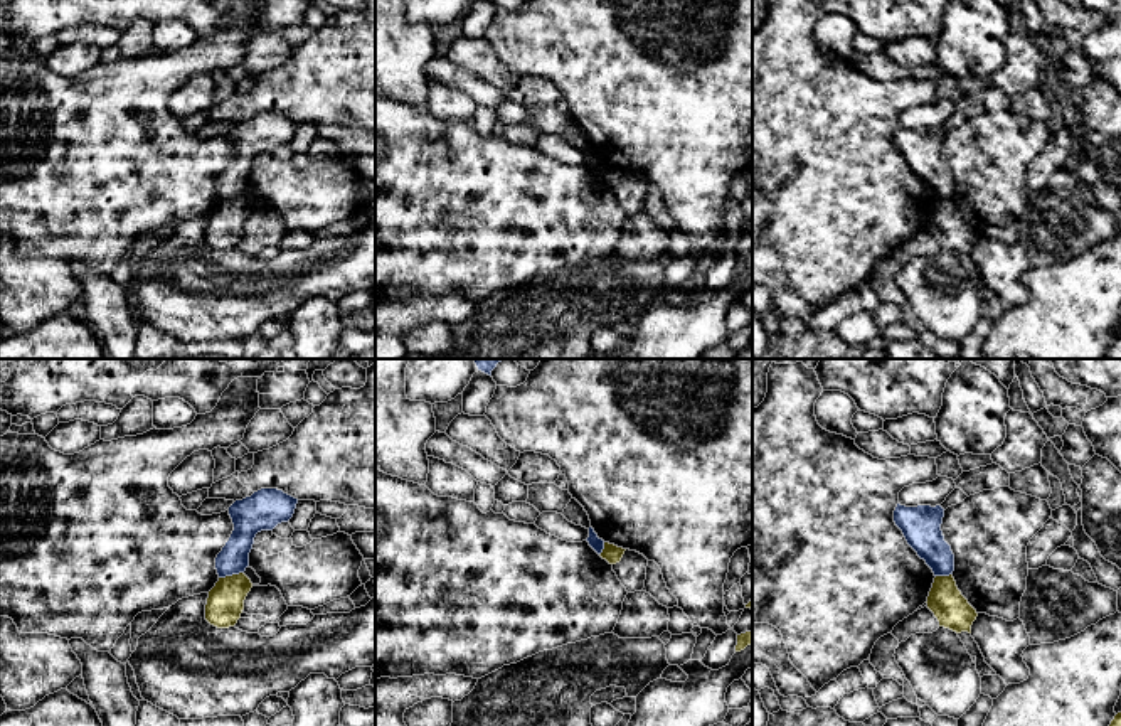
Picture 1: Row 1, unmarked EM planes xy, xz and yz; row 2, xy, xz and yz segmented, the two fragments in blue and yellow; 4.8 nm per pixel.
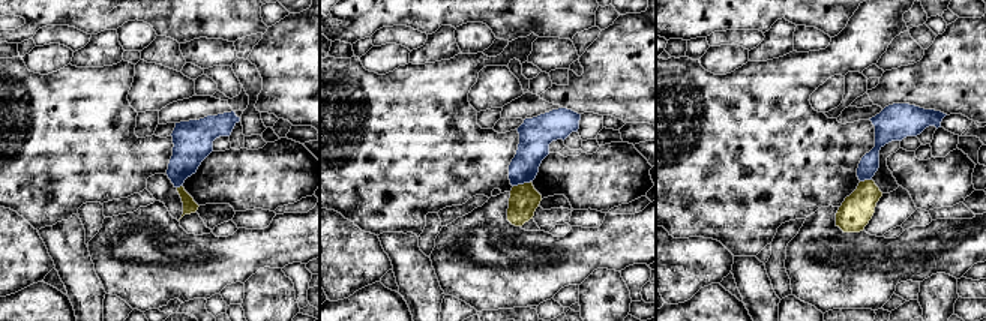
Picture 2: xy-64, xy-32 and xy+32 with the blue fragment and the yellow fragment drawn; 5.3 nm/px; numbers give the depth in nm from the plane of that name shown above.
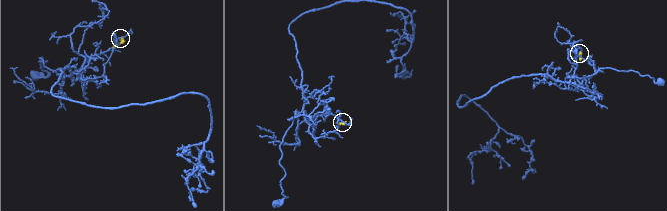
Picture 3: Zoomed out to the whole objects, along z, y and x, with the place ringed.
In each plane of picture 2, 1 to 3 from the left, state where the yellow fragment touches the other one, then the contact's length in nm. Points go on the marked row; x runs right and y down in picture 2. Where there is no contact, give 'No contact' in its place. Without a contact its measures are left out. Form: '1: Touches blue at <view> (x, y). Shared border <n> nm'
1: Touches blue at xy-64 (179, 186). Shared border 40 nm
2: Touches blue at xy-32 (521, 183). Shared border 100 nm
3: Touches blue at xy+32 (865, 179). Shared border 70 nm

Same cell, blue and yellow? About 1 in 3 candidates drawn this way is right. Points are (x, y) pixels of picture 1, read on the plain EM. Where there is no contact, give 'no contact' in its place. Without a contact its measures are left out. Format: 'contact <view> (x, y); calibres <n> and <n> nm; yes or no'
contact xy (231, 197); calibres 140 and 180 nm; no

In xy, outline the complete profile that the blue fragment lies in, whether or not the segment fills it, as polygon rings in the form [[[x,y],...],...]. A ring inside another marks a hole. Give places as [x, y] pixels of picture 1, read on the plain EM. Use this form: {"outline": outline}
{"outline": [[[261,111],[251,120],[236,123],[229,130],[234,153],[215,180],[219,200],[244,195],[249,189],[249,175],[254,160],[261,153],[273,153],[288,145],[296,131],[298,121],[278,111]]]}

